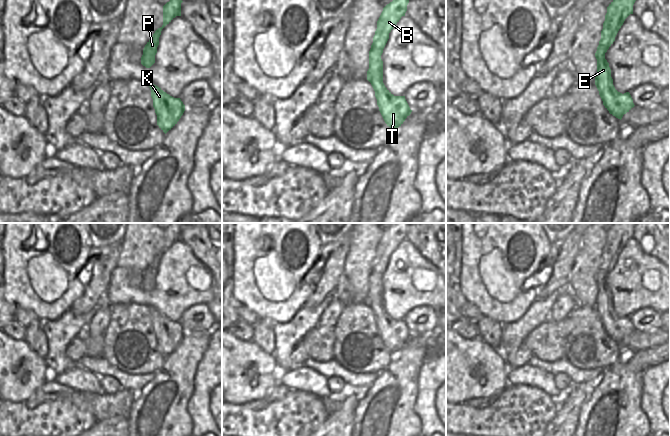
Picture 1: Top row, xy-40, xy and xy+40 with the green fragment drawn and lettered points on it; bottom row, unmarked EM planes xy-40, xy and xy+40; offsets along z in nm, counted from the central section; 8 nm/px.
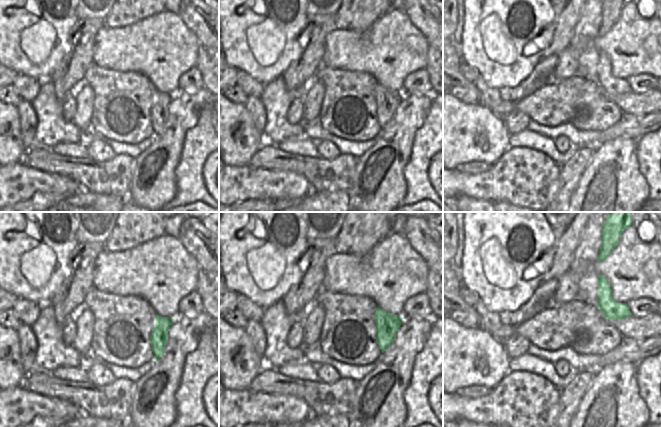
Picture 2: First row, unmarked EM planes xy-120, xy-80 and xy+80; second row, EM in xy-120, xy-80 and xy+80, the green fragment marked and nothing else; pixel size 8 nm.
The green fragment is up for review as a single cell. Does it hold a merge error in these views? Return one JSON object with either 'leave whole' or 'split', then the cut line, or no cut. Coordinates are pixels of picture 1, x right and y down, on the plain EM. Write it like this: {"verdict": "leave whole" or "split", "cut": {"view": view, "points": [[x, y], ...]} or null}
{"verdict": "leave whole", "cut": null}

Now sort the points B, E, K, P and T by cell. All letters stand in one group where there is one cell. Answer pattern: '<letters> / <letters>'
B E K P T

